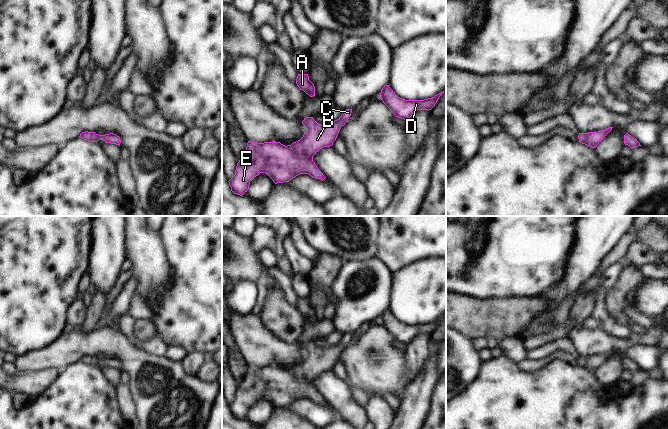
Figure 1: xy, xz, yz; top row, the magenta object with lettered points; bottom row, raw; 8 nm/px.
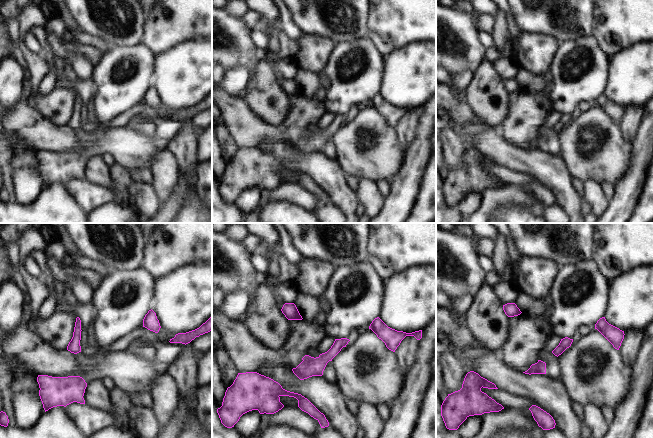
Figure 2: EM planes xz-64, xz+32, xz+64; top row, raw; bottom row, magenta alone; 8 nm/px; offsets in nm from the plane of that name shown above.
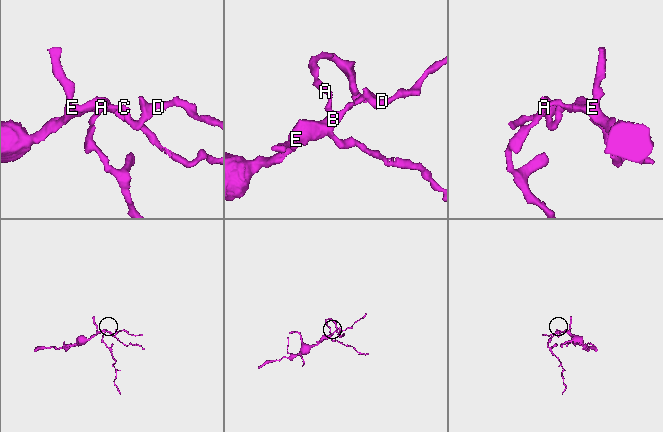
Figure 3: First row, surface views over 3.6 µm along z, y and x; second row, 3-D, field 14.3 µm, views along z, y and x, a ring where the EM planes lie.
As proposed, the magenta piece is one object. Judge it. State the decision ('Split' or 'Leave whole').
Leave whole.

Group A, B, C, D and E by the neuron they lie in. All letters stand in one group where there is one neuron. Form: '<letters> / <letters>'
A B C D E

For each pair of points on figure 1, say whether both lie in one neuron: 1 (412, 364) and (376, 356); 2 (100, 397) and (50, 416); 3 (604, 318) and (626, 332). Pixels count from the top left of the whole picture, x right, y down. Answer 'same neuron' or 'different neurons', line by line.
1: different neurons
2: same neuron
3: same neuron

